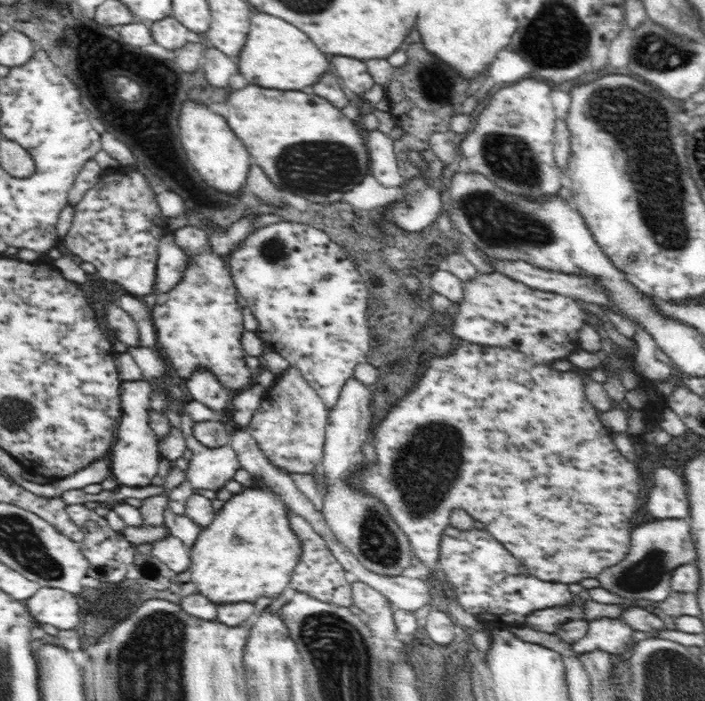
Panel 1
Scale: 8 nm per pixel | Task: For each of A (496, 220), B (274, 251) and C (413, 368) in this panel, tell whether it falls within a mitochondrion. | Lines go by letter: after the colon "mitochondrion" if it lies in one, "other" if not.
A: mitochondrion
B: mitochondrion
C: other

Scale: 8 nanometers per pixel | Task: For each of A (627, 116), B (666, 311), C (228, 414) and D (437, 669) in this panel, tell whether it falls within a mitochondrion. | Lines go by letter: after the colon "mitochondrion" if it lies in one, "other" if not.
A: mitochondrion
B: other
C: other
D: mitochondrion

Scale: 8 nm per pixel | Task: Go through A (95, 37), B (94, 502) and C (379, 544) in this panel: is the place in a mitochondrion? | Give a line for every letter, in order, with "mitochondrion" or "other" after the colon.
A: other
B: other
C: mitochondrion

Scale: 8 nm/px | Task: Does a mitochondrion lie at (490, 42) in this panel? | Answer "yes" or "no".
no

